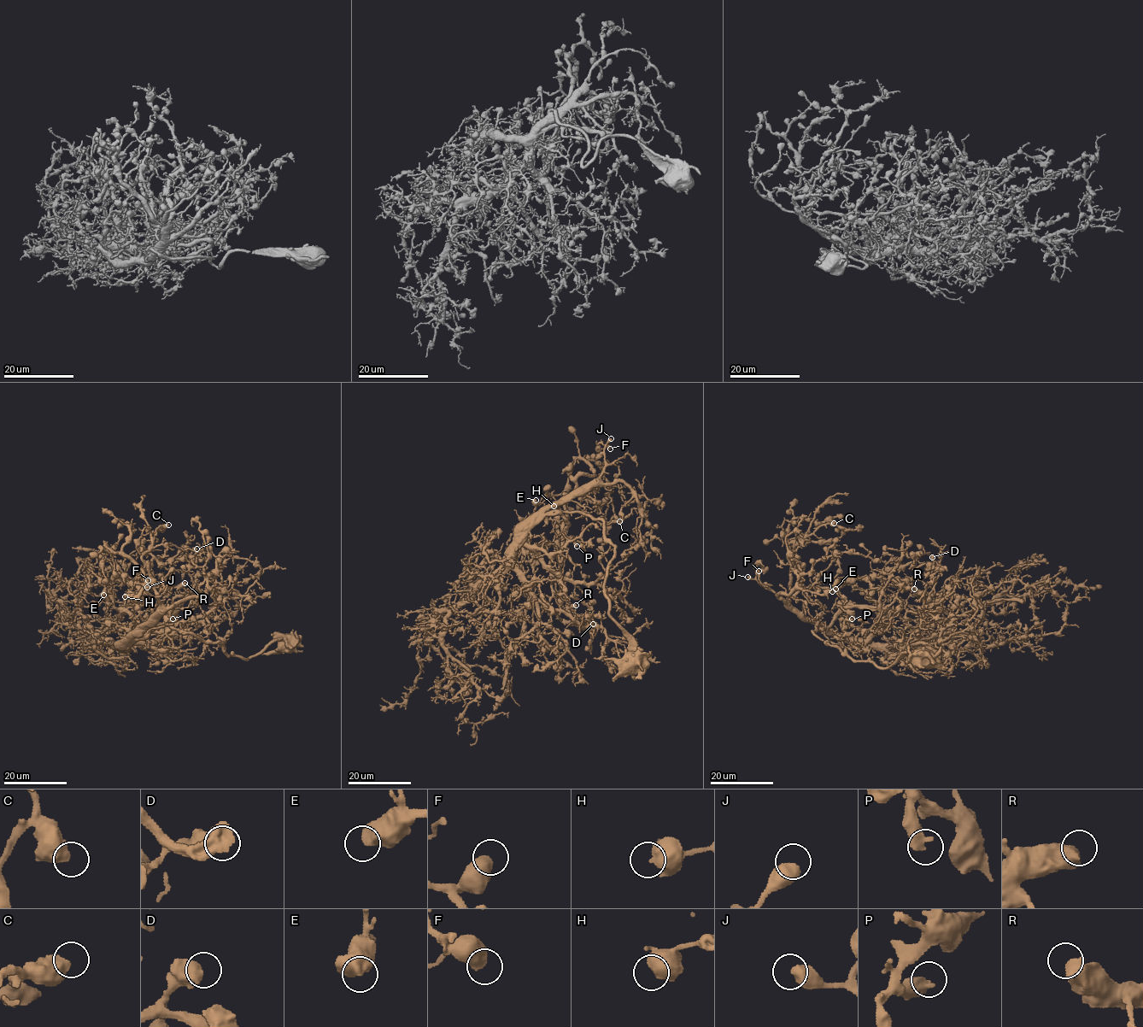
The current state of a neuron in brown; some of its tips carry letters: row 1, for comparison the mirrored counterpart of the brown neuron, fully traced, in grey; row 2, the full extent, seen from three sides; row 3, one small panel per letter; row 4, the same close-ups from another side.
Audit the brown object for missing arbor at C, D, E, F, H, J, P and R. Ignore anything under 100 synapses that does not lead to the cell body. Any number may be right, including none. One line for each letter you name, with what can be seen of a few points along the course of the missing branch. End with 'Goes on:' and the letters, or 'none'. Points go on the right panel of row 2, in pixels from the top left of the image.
Goes on: none

